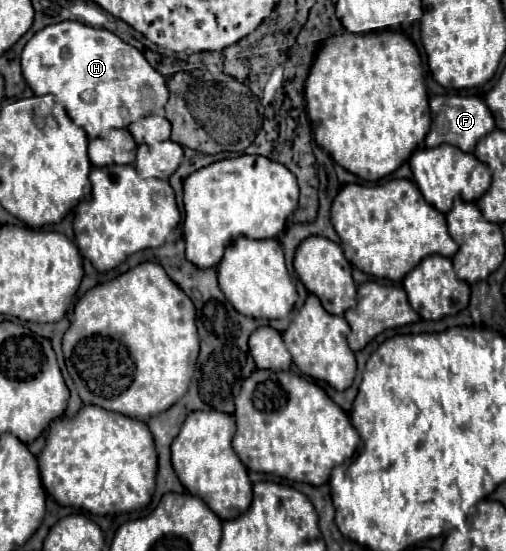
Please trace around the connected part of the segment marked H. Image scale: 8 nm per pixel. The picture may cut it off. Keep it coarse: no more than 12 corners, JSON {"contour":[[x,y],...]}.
{"contour":[[58,22],[22,50],[88,138],[162,112],[164,78],[106,28]]}

